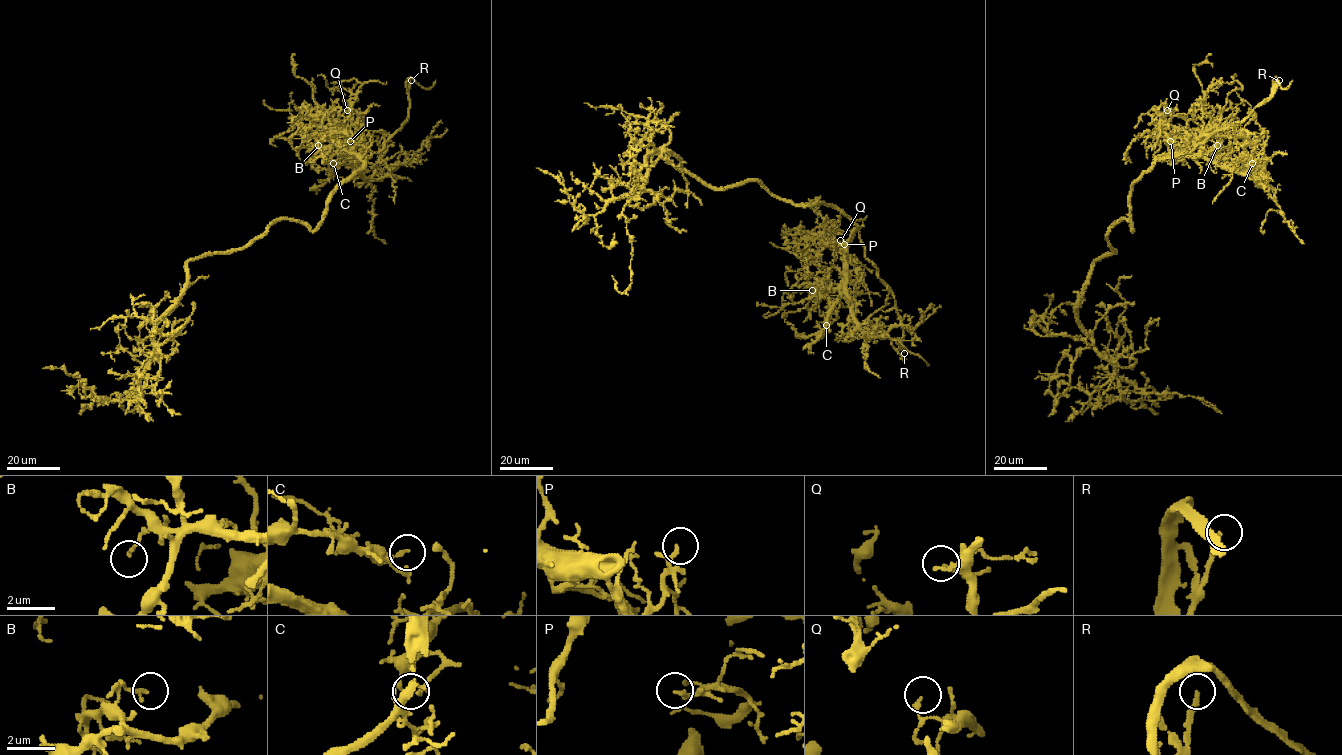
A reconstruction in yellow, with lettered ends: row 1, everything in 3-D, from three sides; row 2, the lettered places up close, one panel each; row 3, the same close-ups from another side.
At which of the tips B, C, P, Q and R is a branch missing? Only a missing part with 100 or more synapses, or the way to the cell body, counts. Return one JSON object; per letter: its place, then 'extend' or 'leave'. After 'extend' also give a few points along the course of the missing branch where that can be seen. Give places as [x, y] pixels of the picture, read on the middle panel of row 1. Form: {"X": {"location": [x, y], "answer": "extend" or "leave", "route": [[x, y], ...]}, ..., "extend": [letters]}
{"B": {"location": [812, 290], "answer": "leave"}, "C": {"location": [826, 325], "answer": "leave"}, "P": {"location": [844, 244], "answer": "leave"}, "Q": {"location": [840, 240], "answer": "leave"}, "R": {"location": [904, 353], "answer": "extend", "route": [[904, 353], [921, 359], [928, 370], [931, 382], [939, 391]]}, "extend": ["R"]}

